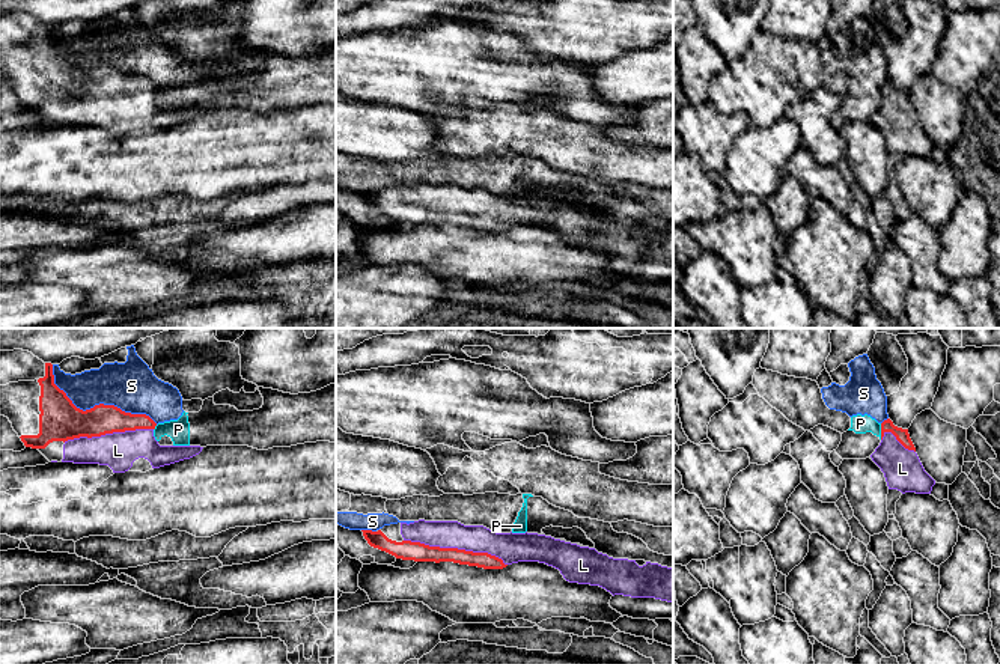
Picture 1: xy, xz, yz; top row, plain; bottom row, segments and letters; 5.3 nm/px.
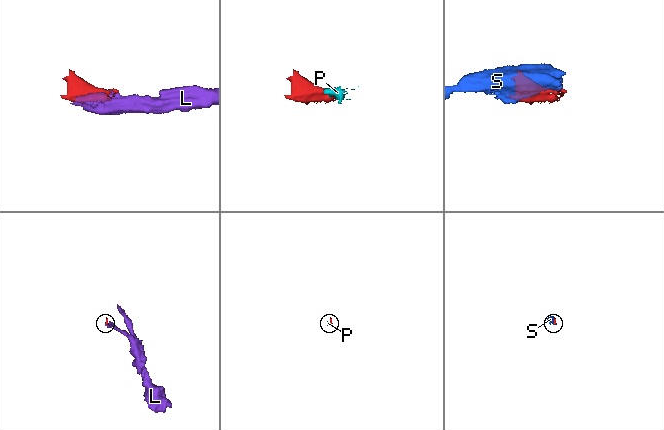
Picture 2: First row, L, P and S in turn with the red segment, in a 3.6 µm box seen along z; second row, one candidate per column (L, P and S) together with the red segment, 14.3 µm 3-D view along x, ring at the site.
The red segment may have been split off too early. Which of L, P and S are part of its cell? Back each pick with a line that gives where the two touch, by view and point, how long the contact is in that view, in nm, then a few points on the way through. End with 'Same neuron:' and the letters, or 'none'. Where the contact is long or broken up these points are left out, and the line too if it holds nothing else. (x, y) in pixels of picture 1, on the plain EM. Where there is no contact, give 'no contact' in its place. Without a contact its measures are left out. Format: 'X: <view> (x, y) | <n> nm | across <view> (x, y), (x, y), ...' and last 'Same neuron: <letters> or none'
L: xz (455, 211) | 550 nm
Same neuron: L

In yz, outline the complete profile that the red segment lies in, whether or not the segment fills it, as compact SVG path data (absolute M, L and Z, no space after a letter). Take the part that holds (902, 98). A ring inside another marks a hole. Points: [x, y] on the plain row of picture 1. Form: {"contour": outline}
{"contour": "M890 81L884 83L881 105L870 120L884 136L889 152L931 157L935 143L925 134L908 92L895 89Z"}

